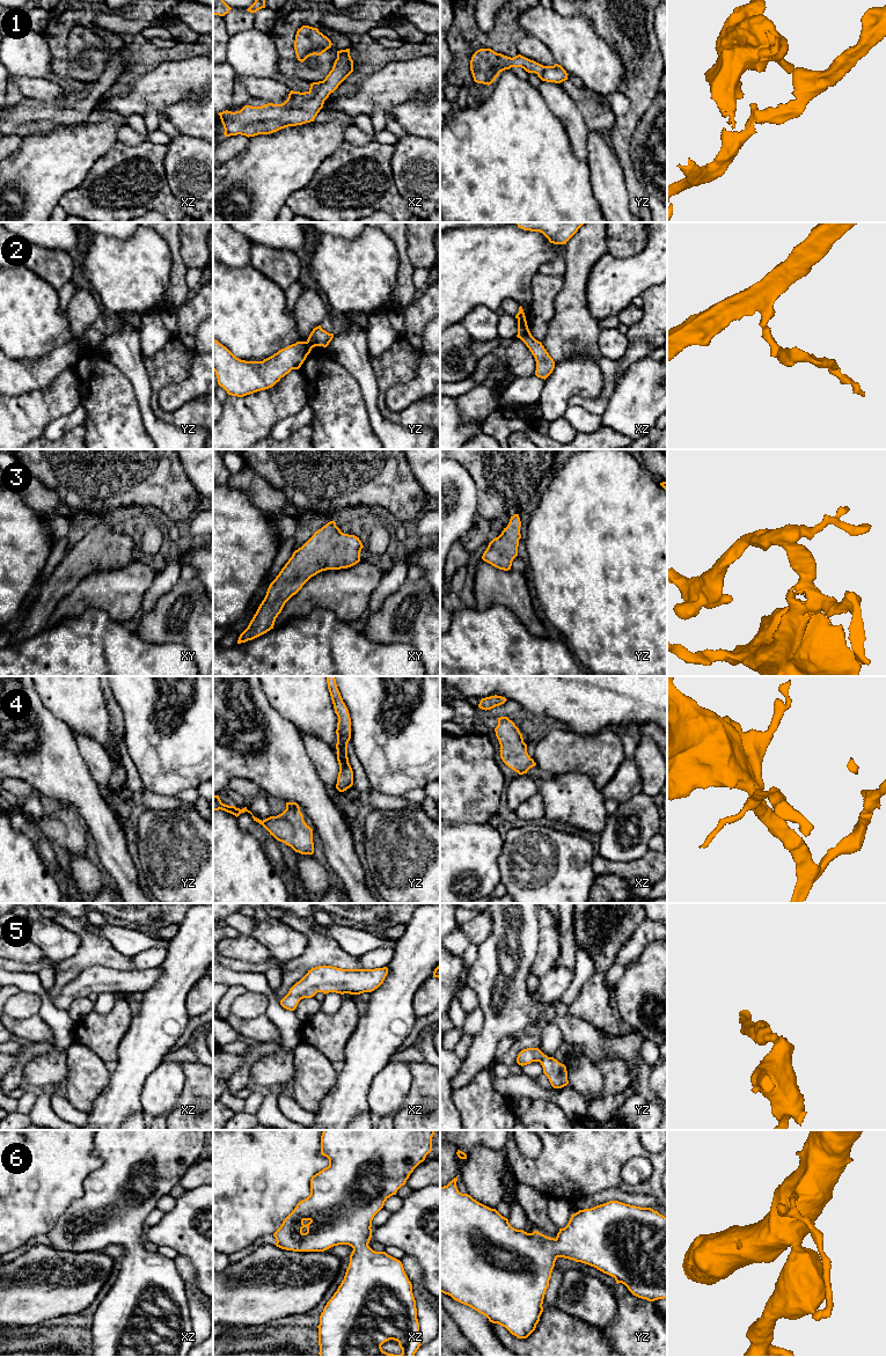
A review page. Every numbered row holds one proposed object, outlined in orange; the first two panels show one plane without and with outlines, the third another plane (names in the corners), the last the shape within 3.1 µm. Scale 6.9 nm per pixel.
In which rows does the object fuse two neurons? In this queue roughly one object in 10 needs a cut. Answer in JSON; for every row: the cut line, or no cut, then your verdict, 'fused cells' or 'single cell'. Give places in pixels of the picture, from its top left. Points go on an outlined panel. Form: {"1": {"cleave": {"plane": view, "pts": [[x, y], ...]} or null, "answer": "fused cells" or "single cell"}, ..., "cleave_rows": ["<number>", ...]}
{"1": {"cleave": null, "answer": "single cell"}, "2": {"cleave": {"plane": "yz", "pts": [[307, 340], [312, 347]]}, "answer": "fused cells"}, "3": {"cleave": null, "answer": "single cell"}, "4": {"cleave": null, "answer": "single cell"}, "5": {"cleave": null, "answer": "single cell"}, "6": {"cleave": null, "answer": "single cell"}, "cleave_rows": ["2"]}

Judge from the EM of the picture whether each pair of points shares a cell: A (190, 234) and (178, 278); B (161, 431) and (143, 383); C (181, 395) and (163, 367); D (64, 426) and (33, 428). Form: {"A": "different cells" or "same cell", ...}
{"A": "different cells", "B": "same cell", "C": "different cells", "D": "different cells"}

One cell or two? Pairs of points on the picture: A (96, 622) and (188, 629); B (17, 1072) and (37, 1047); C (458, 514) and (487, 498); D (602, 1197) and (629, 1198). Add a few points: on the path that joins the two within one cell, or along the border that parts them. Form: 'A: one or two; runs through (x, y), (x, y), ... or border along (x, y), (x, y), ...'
A: two; border along (134, 632), (147, 642), (161, 643)
B: one; runs through (20, 1065), (30, 1053)
C: two; border along (471, 476), (477, 491), (478, 512)
D: one; runs through (609, 1196), (622, 1196)

